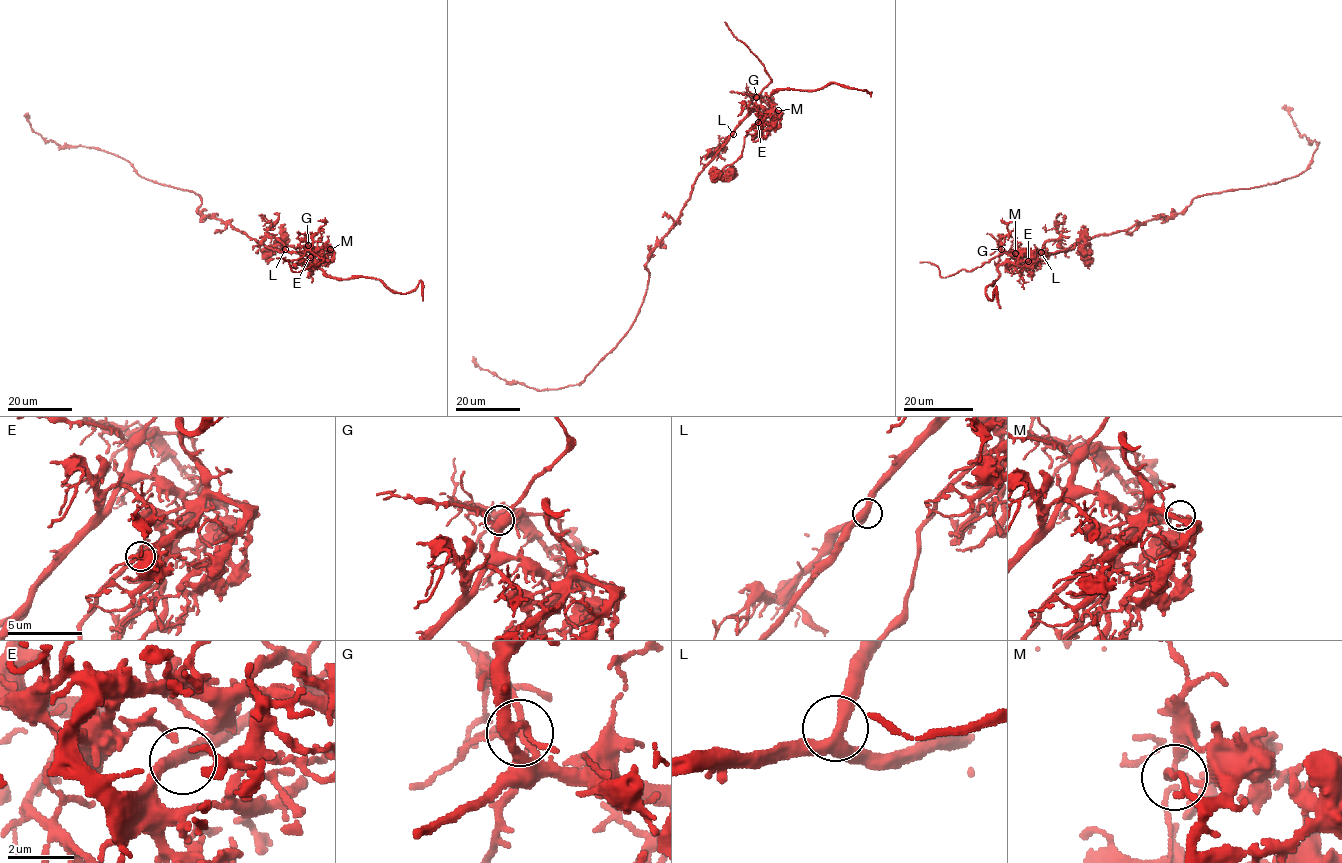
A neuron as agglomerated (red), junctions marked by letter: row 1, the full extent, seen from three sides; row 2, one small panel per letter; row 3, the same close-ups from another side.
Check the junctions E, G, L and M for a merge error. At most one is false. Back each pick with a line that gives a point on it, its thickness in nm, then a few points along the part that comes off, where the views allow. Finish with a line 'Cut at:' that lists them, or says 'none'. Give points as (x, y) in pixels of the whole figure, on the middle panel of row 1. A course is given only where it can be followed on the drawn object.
M: at (778, 110); 110 nm thick; foreign part runs (779, 110), (754, 107), (700, 173), (646, 265), (639, 313), (586, 377), (536, 390), (473, 356)
Cut at: M

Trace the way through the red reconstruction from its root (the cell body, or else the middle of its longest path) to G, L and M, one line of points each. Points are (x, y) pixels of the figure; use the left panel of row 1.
G: (223, 221), (277, 251), (301, 252), (308, 245)
L: (223, 221), (264, 246), (277, 251), (285, 249)
M: (223, 221), (277, 251), (317, 251), (322, 247), (331, 249)

